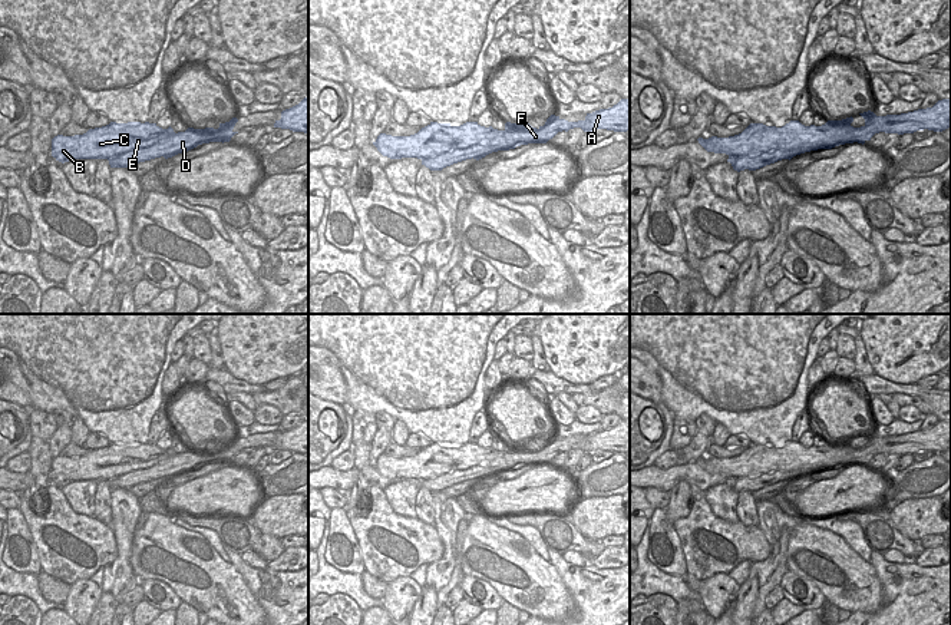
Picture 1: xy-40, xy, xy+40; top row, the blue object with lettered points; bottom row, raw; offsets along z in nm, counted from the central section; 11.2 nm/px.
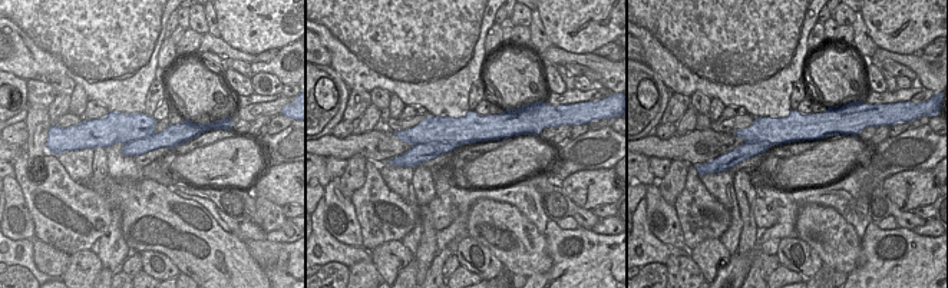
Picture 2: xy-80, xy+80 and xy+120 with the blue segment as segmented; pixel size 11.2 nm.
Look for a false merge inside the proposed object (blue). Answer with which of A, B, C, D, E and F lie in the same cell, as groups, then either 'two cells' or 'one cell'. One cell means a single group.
groups A B C E F / D; two cells

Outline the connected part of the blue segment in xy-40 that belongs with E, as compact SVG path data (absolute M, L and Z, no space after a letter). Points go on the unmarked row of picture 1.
M110 443L106 447L89 450L83 456L52 460L52 477L65 485L75 480L112 480L122 474L149 469L175 456L174 450L156 444Z

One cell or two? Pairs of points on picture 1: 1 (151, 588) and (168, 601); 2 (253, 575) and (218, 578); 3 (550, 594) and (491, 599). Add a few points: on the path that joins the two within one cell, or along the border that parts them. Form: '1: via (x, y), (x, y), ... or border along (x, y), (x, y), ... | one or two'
1: via (155, 592), (164, 597) | one
2: border along (230, 562), (260, 605) | two
3: border along (474, 578), (484, 579), (505, 601) | two

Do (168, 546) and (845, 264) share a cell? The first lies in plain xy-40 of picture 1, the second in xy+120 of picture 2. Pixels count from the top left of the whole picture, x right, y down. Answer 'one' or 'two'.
one

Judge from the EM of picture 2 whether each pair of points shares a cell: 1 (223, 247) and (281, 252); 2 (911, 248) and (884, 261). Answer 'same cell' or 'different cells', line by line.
1: different cells
2: same cell

